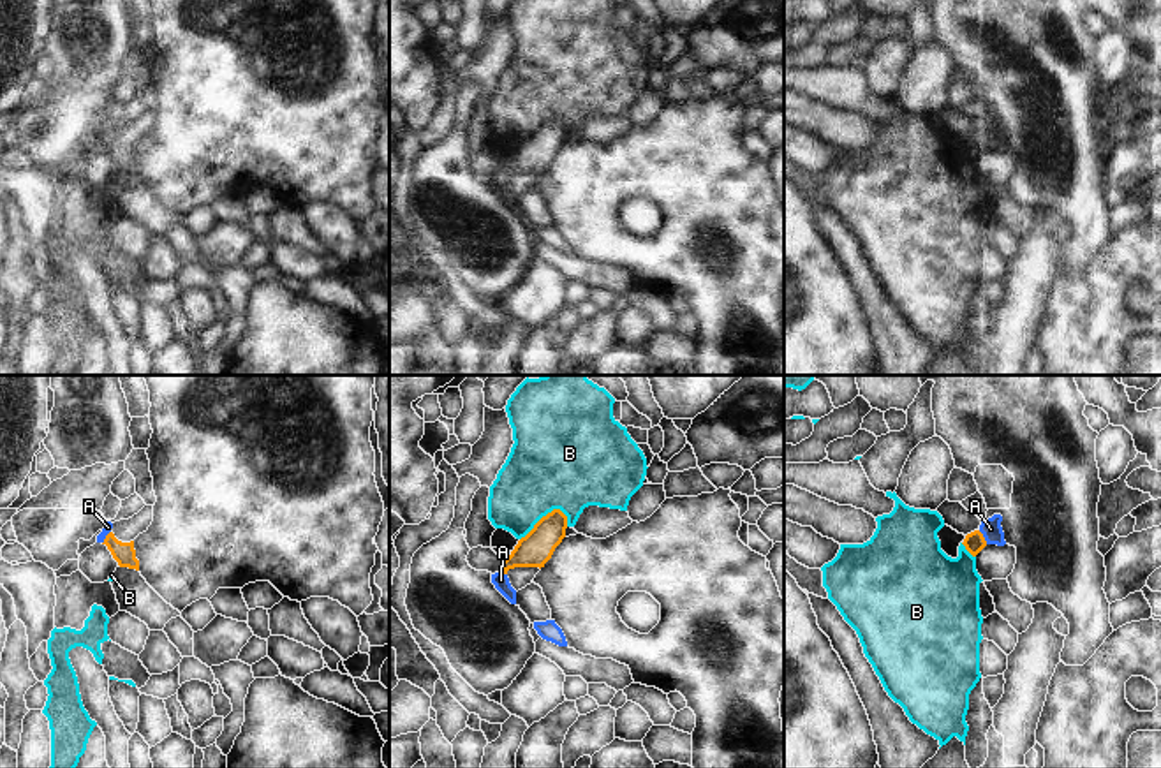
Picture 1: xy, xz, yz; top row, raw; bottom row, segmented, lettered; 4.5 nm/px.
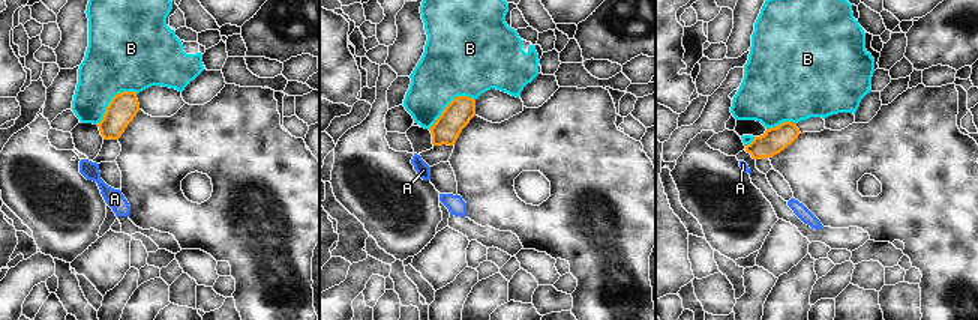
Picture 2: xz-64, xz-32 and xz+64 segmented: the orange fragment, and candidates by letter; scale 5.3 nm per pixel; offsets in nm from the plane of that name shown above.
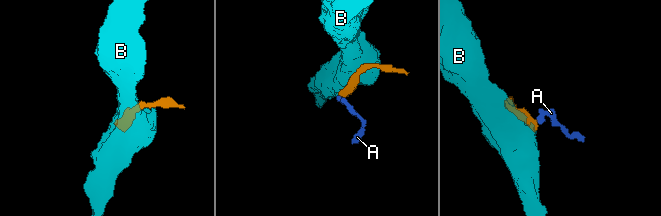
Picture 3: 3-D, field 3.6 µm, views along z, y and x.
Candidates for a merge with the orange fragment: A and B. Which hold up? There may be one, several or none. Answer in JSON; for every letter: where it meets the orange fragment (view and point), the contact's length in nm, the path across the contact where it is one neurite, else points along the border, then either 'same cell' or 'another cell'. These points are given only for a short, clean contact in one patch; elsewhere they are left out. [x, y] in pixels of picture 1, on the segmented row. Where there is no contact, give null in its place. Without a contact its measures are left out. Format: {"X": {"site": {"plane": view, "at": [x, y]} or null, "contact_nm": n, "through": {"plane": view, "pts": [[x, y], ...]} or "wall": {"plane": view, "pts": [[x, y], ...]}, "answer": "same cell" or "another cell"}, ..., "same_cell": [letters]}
{"A": {"site": {"plane": "yz", "at": [983, 538]}, "contact_nm": 80, "wall": {"plane": "yz", "pts": [[978, 531], [987, 543]]}, "answer": "another cell"}, "B": {"site": {"plane": "xz", "at": [543, 516]}, "contact_nm": 240, "answer": "another cell"}, "same_cell": []}

